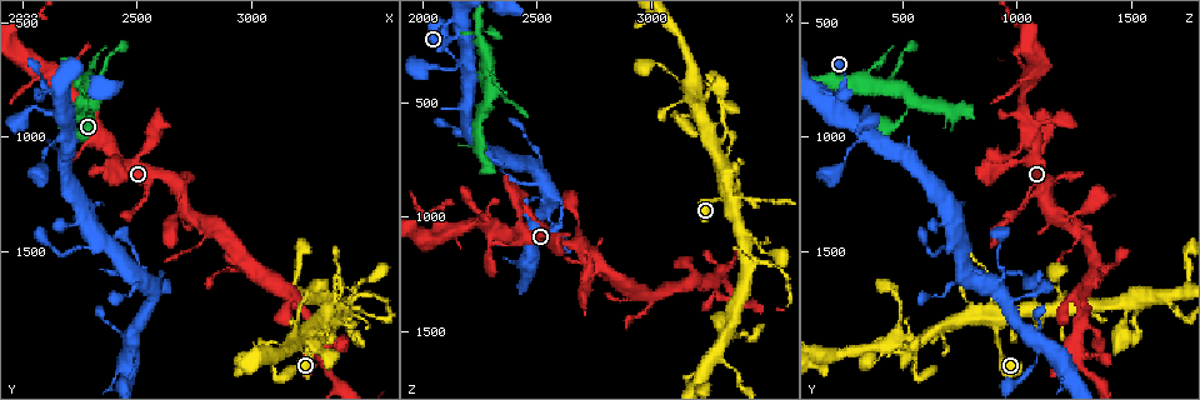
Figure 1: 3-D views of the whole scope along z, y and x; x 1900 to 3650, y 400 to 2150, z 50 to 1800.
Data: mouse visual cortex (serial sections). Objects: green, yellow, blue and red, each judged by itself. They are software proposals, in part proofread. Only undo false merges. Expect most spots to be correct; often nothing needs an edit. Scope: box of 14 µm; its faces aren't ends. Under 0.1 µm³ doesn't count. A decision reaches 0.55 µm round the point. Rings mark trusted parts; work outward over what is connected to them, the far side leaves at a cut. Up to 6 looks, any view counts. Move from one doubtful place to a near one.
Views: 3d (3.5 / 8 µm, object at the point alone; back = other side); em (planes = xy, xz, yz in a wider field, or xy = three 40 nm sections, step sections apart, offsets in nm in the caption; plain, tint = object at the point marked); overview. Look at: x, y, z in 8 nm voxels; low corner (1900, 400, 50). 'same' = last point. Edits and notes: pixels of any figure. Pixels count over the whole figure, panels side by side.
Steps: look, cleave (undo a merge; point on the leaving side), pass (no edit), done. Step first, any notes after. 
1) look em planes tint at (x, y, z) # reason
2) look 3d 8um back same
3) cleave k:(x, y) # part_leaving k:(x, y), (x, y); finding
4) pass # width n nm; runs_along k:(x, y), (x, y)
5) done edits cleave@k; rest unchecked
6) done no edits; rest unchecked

look 3d 8um at (2250, 770, 230)

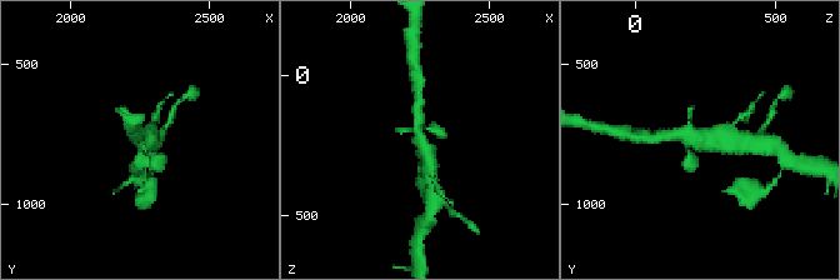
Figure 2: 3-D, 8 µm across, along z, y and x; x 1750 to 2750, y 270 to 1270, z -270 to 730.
look 3d 3.5um at (2250, 760, 230) # zoom in

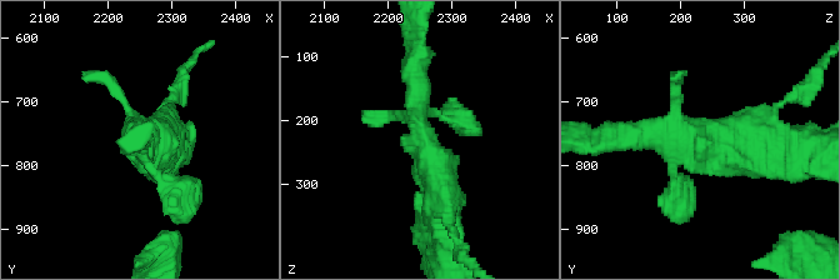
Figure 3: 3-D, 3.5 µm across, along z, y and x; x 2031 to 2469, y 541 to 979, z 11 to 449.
pass # runs_along 3:(443, 221), (413, 64); one cell here

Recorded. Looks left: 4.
look 3d 3.5um at (2260, 1060, 1000) # a narrow waist

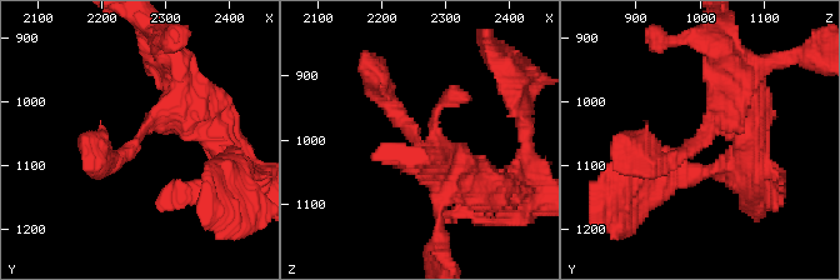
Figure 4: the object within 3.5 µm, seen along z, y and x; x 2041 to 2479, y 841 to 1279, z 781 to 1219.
look em xy step 2 tint at (2255, 1055, 1005)

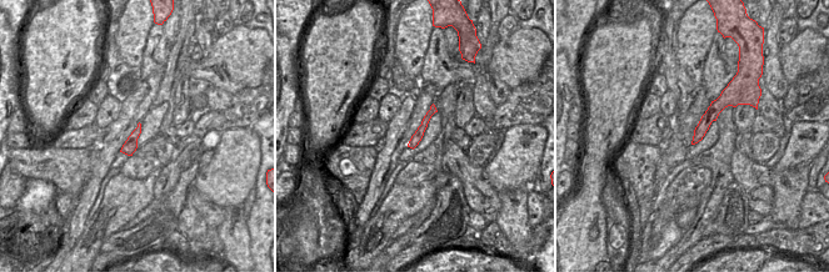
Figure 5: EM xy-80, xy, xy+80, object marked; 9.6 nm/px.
pass # runs_along 4:(475, 180), (414, 141), (379, 80); all the same cell

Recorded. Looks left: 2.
look 3d 8um at (2260, 1330, 710) # branch point

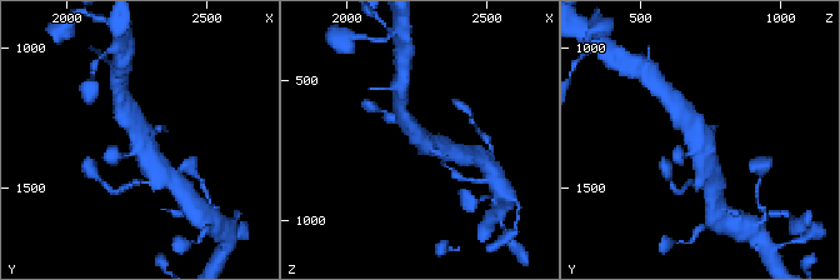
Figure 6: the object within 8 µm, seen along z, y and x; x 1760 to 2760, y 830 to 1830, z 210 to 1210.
look em xy step 2 tint at (2260, 1320, 720)

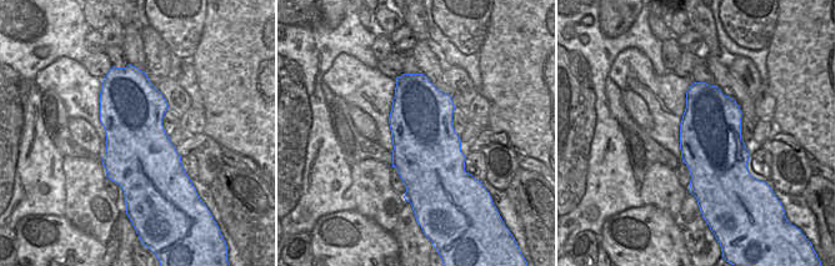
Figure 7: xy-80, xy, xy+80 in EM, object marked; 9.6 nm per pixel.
pass # runs_along 6:(125, 111), (160, 169); one cell here

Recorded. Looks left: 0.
done no edits; rest unchecked

